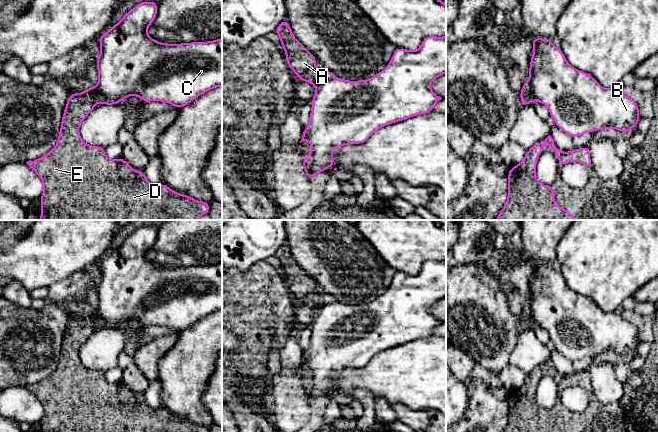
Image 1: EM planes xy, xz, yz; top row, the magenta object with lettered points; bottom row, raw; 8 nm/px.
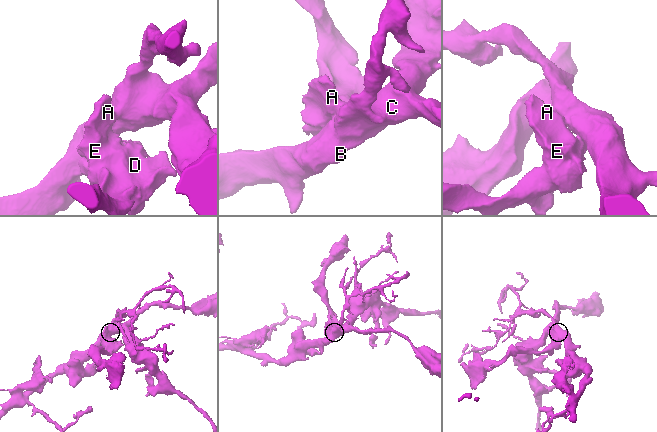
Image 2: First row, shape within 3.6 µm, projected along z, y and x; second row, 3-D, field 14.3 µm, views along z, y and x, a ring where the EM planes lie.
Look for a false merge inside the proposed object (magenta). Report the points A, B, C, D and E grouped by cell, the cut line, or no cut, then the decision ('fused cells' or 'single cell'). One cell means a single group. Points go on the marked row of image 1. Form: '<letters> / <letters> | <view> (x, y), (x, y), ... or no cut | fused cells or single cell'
A D E / B C | yz (528, 80), (534, 99) | fused cells

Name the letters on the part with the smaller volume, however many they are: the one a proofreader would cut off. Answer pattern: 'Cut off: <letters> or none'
Cut off: A, D, E

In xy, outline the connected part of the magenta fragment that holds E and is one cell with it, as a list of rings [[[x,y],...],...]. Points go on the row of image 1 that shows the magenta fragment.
[[[90,87],[83,93],[71,93],[66,103],[66,107],[61,120],[61,128],[58,135],[58,140],[55,147],[42,157],[26,162],[30,168],[43,182],[44,192],[39,198],[41,201],[40,220],[196,220],[203,214],[209,214],[210,206],[205,201],[197,201],[186,194],[175,193],[165,184],[153,185],[144,174],[144,171],[134,170],[122,157],[115,160],[110,160],[105,155],[105,147],[87,145],[79,134],[80,123],[89,115],[89,113],[96,107],[96,103],[102,103],[102,95],[98,92],[96,87]]]

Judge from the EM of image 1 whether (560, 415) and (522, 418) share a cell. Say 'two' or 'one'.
one

